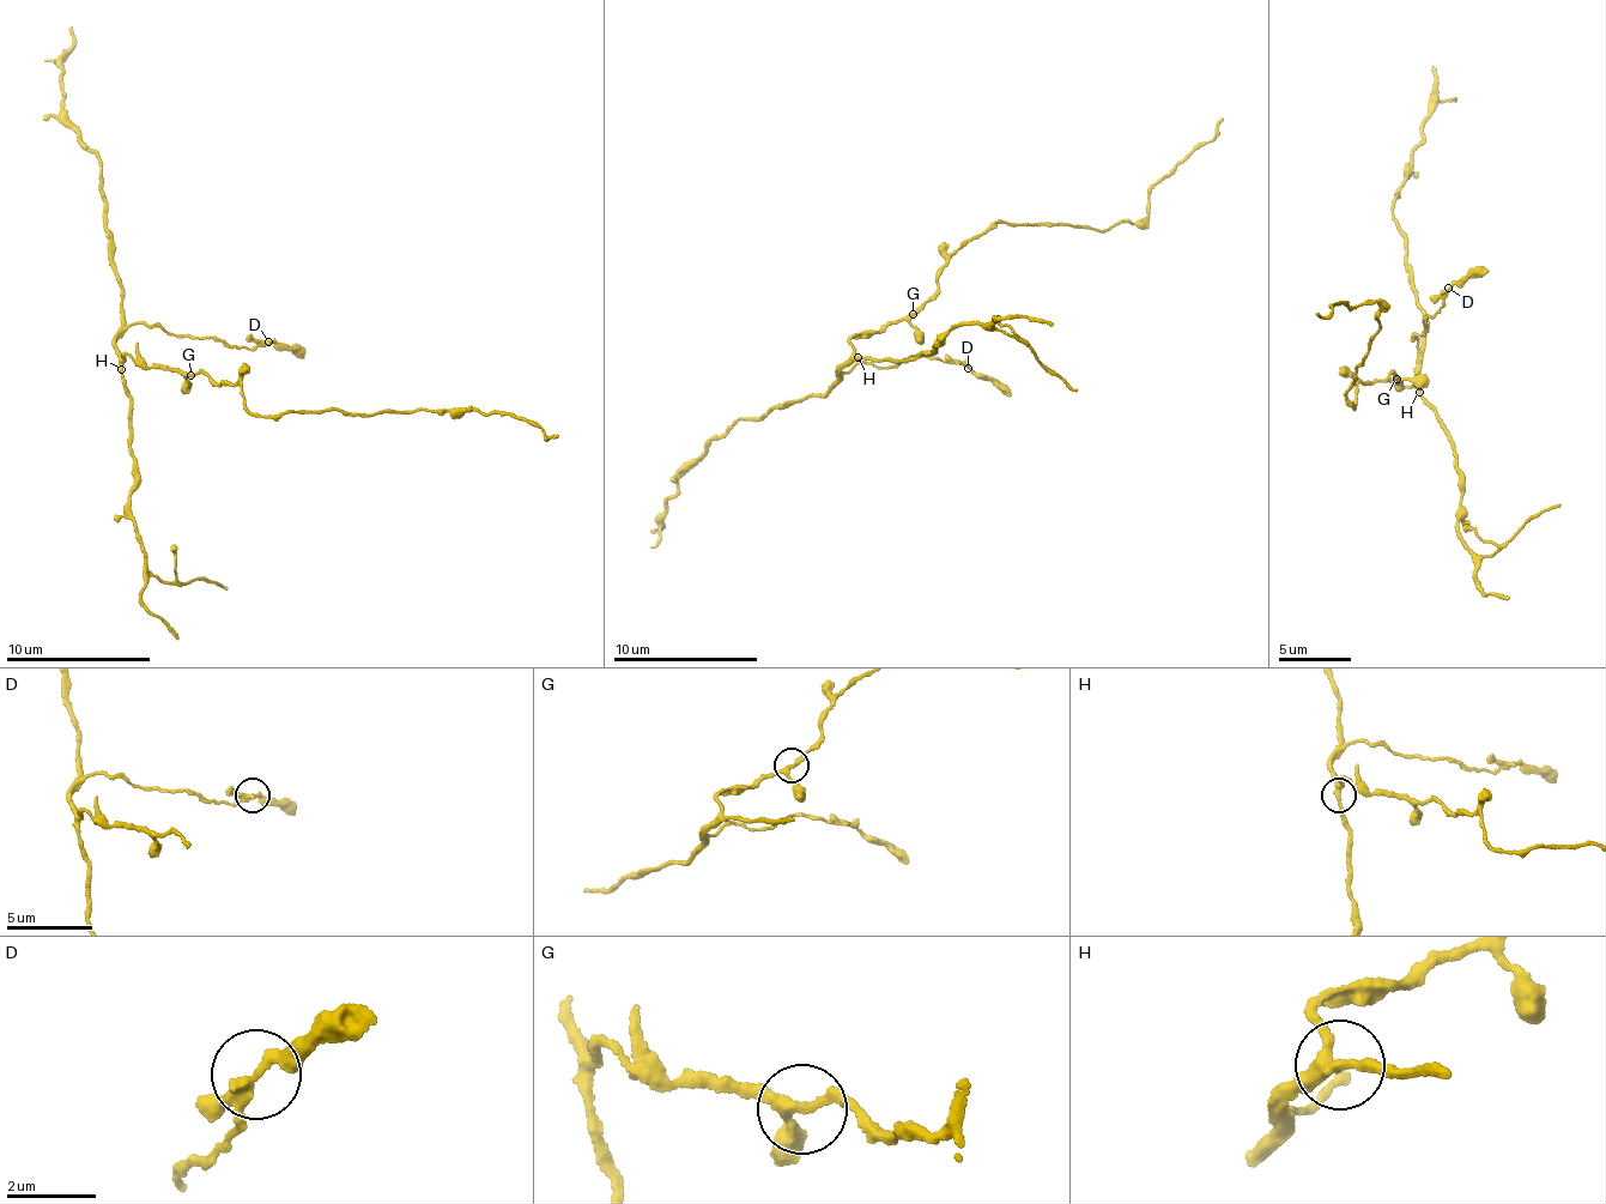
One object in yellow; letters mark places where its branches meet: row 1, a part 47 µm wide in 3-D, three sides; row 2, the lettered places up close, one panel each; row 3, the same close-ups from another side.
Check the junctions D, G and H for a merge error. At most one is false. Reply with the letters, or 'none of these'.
none of these

